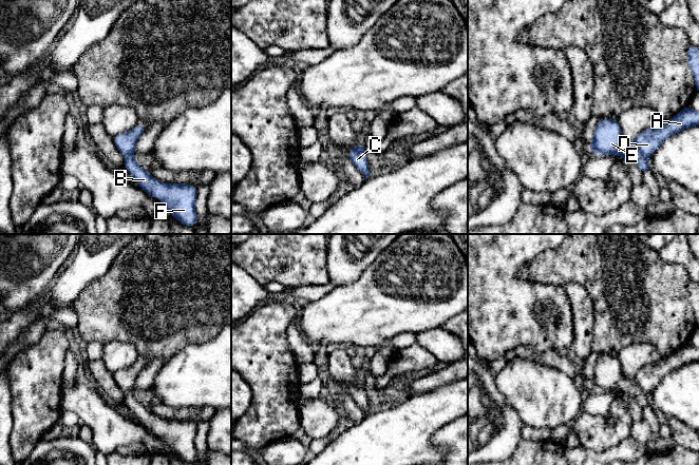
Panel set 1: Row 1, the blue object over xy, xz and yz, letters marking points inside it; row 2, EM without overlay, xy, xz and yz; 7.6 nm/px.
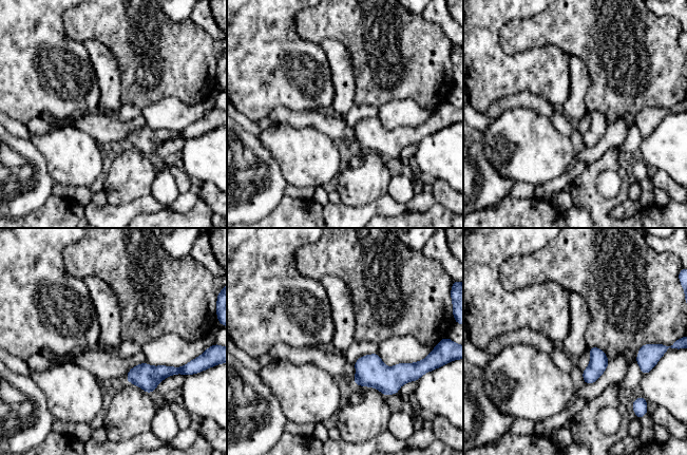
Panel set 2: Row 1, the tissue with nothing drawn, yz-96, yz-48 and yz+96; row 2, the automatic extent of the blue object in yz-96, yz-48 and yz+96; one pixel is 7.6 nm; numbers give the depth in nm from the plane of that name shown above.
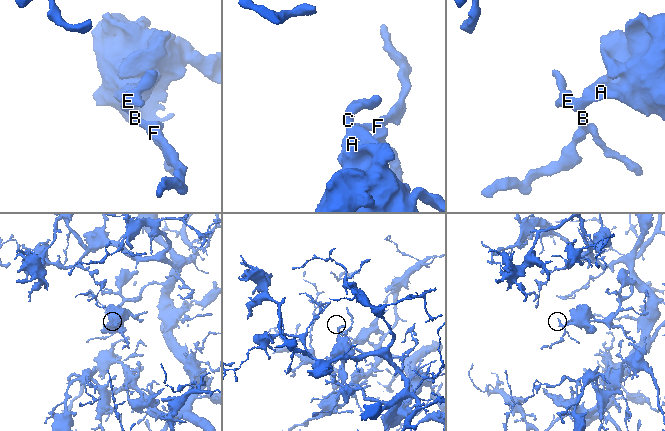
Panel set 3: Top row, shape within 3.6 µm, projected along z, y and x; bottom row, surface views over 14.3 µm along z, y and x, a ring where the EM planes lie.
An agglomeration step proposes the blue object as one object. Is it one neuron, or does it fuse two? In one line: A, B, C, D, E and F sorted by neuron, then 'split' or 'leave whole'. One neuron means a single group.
A B C D E F | leave whole

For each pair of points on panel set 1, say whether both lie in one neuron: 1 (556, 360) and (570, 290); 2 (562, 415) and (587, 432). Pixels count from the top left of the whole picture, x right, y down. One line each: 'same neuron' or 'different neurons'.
1: different neurons
2: different neurons

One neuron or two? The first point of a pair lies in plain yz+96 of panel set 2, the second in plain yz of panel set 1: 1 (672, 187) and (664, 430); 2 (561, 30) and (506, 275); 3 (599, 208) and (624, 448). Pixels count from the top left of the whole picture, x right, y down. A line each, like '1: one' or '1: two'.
1: two
2: two
3: two

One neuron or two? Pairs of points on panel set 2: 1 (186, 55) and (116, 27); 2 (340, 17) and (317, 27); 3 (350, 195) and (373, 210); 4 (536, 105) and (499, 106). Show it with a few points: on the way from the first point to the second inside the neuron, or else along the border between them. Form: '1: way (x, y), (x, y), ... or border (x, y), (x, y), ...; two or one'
1: way (161, 84), (146, 95), (131, 86), (130, 57); one
2: way (335, 17), (322, 22); one
3: border (386, 194), (357, 206), (341, 203); two
4: way (527, 102), (509, 102); one

